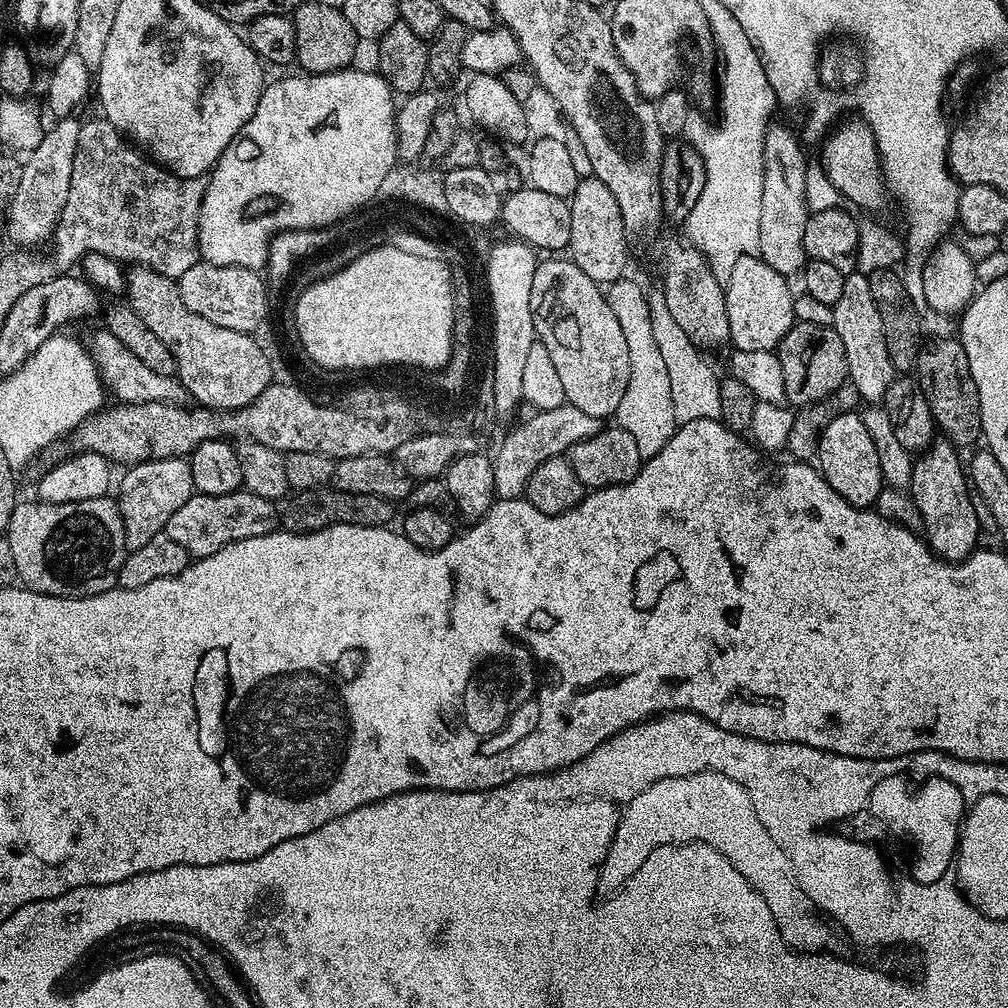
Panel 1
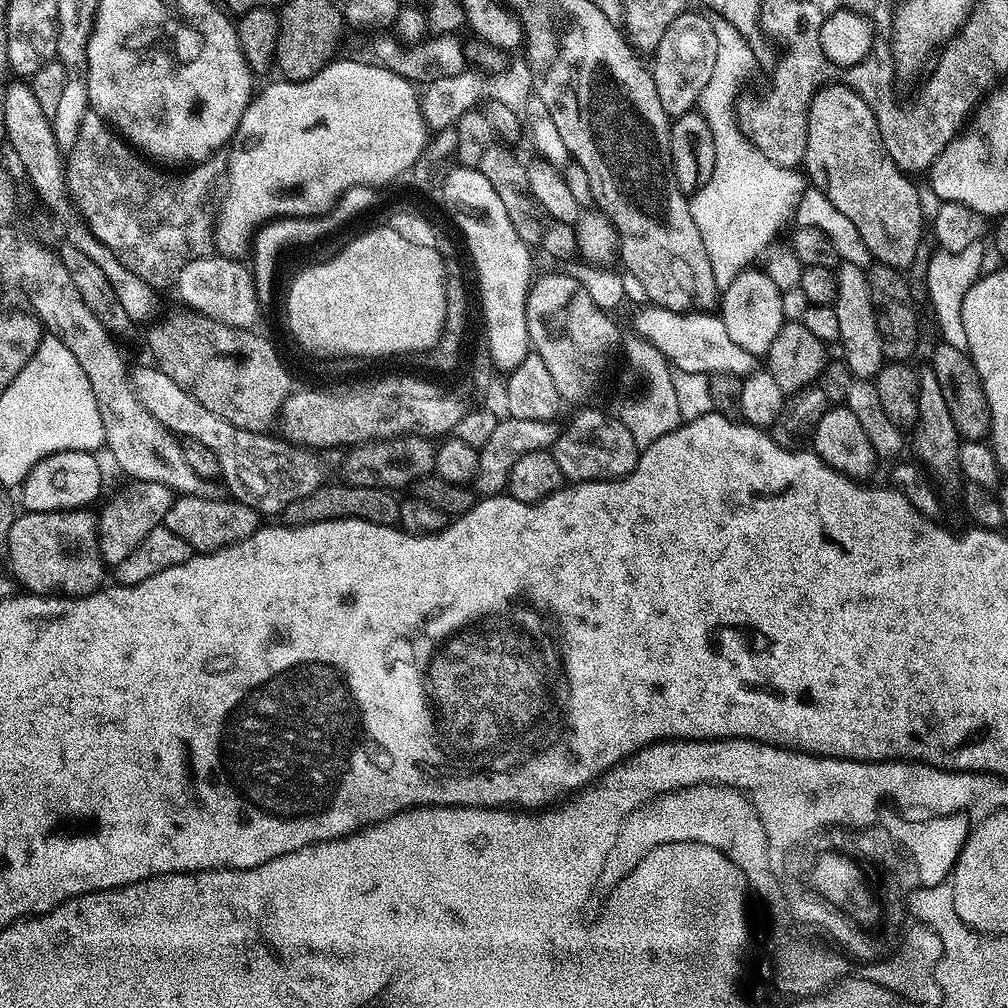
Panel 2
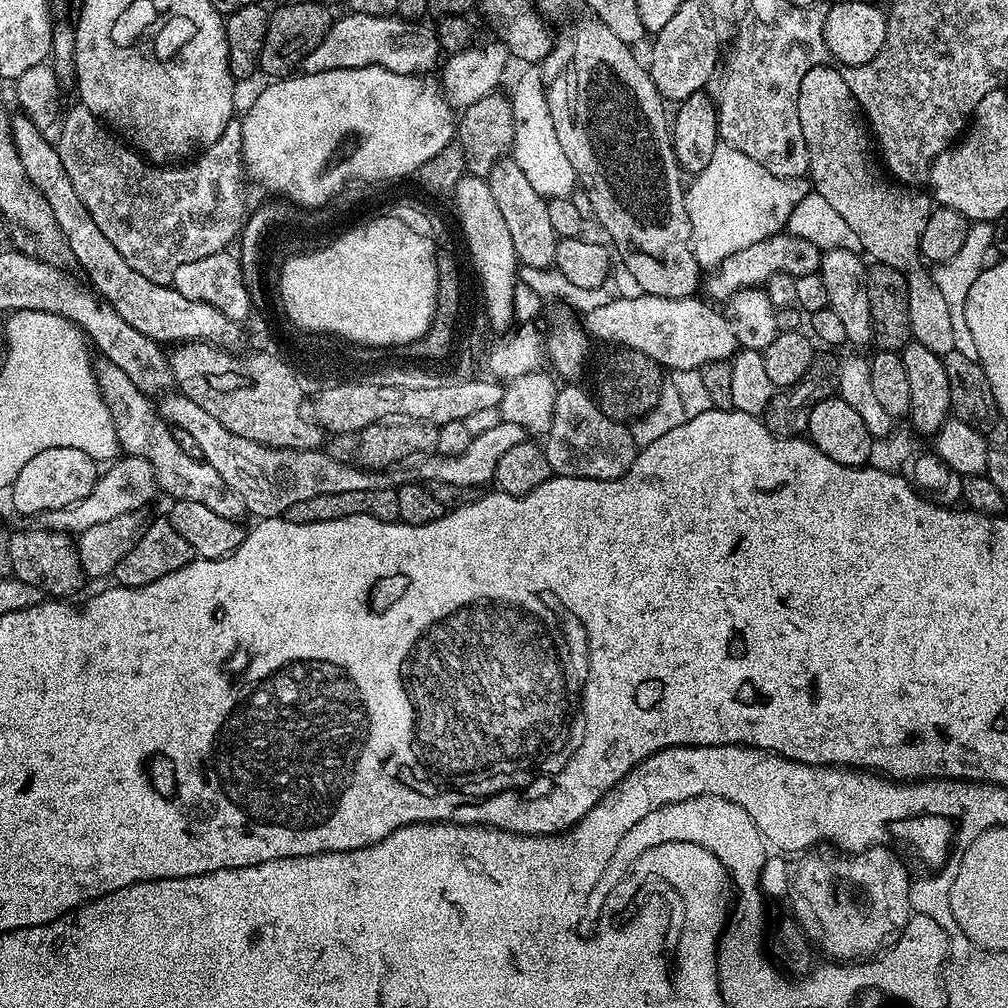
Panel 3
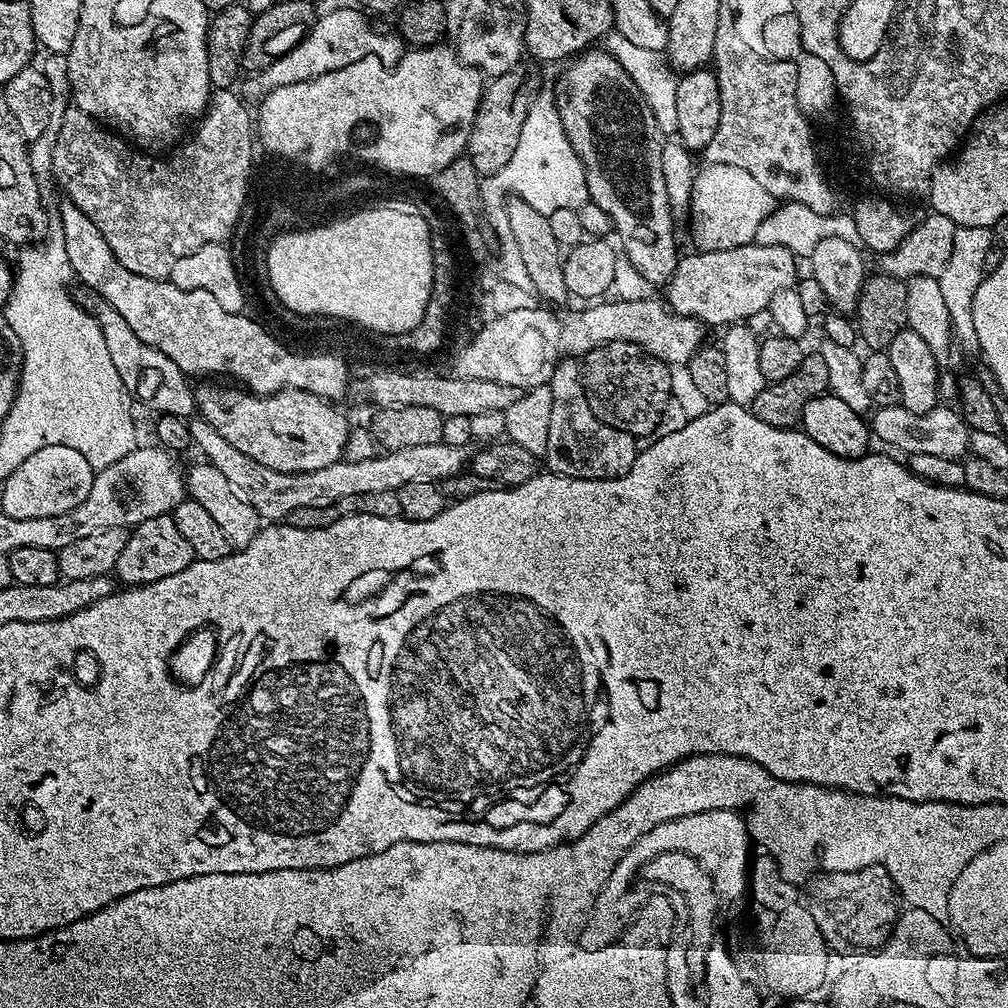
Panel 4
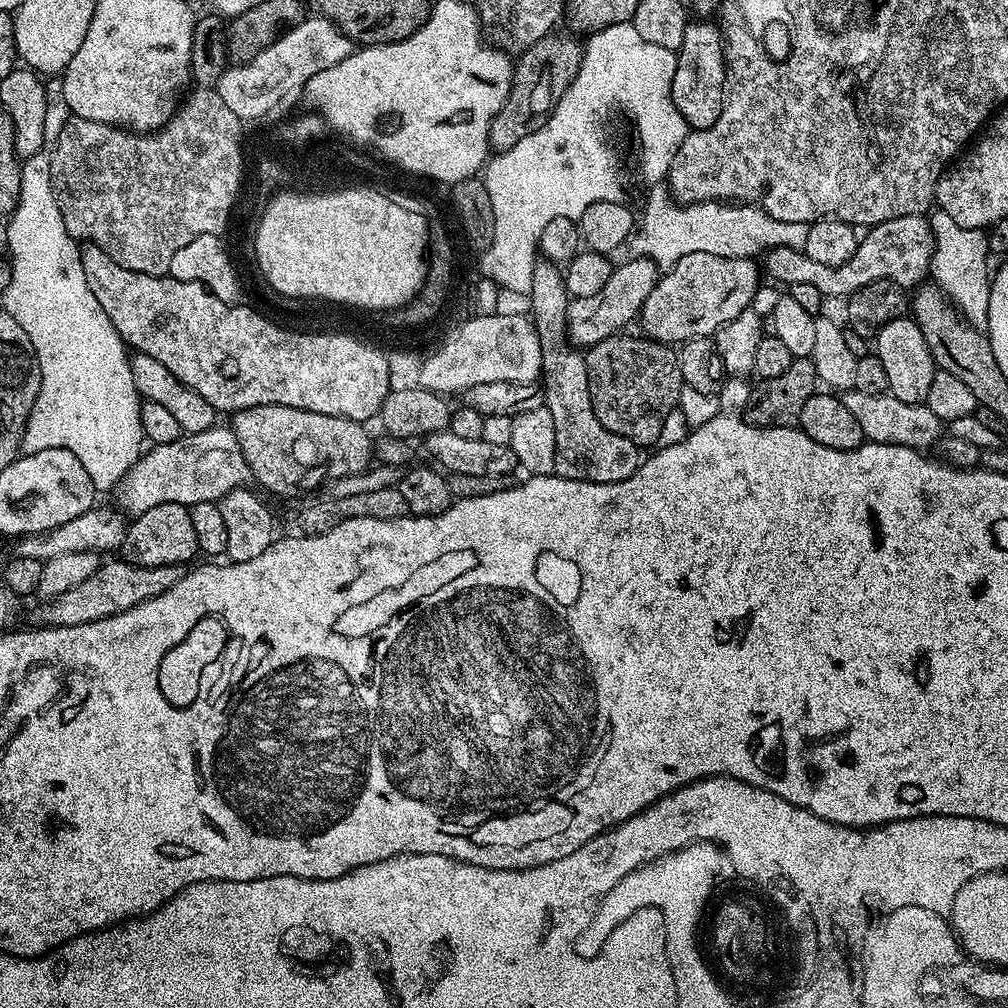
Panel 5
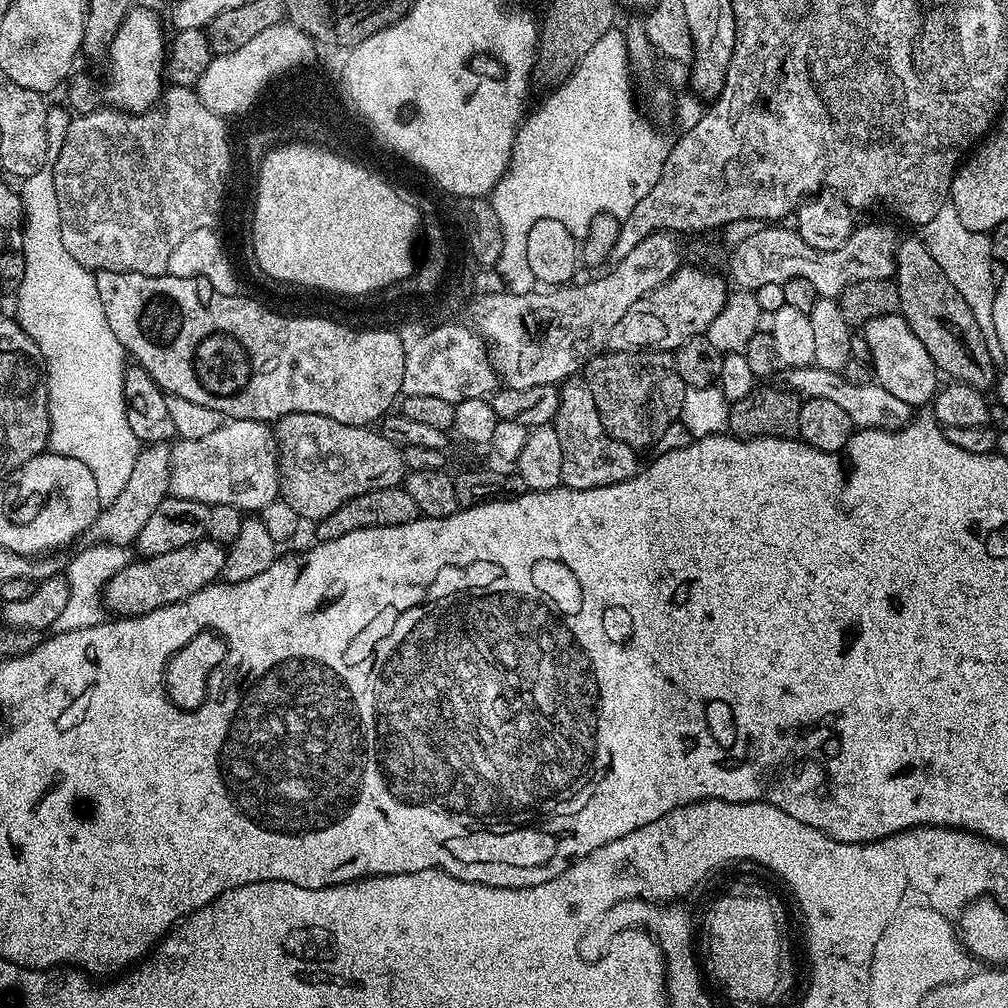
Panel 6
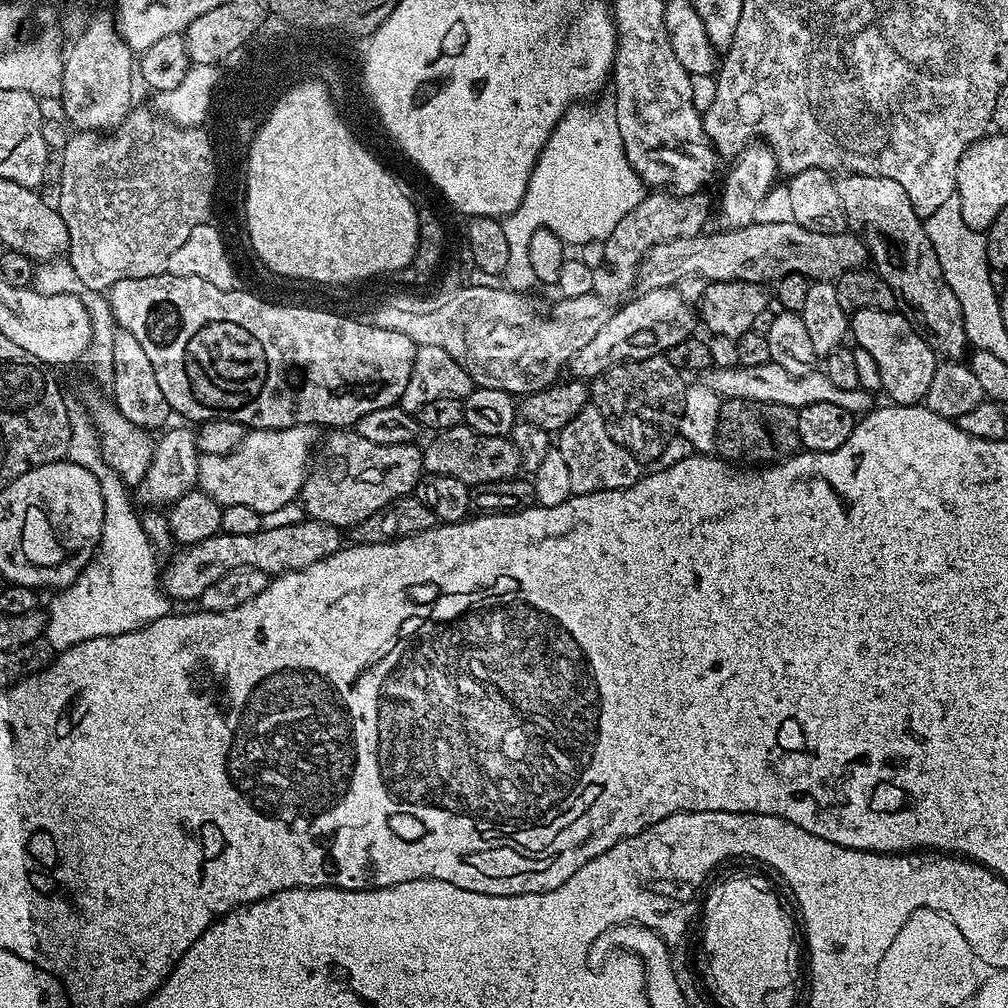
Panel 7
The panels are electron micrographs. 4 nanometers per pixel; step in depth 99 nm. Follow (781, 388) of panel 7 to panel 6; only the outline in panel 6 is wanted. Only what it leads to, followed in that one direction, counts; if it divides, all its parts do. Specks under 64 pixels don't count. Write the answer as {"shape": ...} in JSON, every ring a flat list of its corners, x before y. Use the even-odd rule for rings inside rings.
{"shape":[[815,364,789,368,783,373,783,383,800,398,826,398,836,403,845,414,850,414,850,422,857,429,881,428,882,430,898,430,904,428,913,419,913,405,900,401,895,394,890,394,878,383,858,386,854,382,845,380,843,372,822,370]]}

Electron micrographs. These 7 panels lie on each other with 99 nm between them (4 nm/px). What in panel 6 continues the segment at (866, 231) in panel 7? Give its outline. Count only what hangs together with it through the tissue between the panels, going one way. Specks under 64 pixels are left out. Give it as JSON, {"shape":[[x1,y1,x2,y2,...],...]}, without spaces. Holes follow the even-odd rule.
{"shape":[[901,239,896,245,896,274,894,283,898,290,899,315,914,330,918,342,926,346,930,358,945,377,961,380,966,386,988,390,996,383,998,365,986,350,986,338,974,322,974,313,958,289,950,283,950,278,942,274,942,266,934,262,930,250,926,250,923,239]]}

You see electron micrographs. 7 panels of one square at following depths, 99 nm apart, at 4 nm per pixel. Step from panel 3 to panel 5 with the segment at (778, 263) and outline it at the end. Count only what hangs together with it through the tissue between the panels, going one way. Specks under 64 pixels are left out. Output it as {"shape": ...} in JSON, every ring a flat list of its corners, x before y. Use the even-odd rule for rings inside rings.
{"shape":[[689,254,657,279,656,285,652,287,640,308,638,324,644,327,643,335,649,340,657,340,669,346,690,340,694,336,712,336,722,326,726,326,726,322,738,318,738,314,751,309,752,299,761,284,762,272,755,259,726,258,715,254]]}

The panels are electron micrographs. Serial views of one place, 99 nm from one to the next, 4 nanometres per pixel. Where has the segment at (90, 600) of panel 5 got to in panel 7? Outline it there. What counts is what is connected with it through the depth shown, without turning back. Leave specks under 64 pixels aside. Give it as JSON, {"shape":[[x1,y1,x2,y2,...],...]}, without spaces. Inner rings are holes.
{"shape":[[311,518,294,522,294,526,278,526,278,530,261,528,254,534,226,534,220,532,197,544,179,549,180,553,162,568,162,587,168,599,199,601,201,594,214,586,222,574,239,568,257,568,269,574,301,572,306,566,314,566,327,556,333,556,342,547,341,529,323,524]]}

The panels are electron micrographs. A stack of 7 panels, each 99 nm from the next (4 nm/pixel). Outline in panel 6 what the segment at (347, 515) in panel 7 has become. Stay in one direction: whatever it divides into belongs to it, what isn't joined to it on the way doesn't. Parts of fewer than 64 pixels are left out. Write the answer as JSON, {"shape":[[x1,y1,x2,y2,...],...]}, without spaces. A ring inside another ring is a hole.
{"shape":[[286,414,275,421,274,435,280,461,280,496,294,509,294,514,300,516,301,521,321,520,326,518,326,514,334,514,338,506,350,502,350,498,370,494,370,490,398,488,404,483,406,469,402,449,371,427,359,428,334,422,334,418,326,418,322,414]]}

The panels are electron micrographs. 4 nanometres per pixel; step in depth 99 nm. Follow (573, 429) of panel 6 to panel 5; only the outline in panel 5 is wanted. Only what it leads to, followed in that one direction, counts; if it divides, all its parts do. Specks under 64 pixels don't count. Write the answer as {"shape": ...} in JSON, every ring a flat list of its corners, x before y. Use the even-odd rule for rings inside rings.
{"shape":[[537,259,530,295,532,297,530,319,540,336,543,352,544,407,548,408,550,415,554,417,555,475,567,480,581,480,595,484,617,484,630,478,630,474,634,474,640,468,641,449,629,438,622,438,621,434,606,430,594,416,590,389,587,386,585,353,566,343,570,297,565,277,561,269,551,260]]}

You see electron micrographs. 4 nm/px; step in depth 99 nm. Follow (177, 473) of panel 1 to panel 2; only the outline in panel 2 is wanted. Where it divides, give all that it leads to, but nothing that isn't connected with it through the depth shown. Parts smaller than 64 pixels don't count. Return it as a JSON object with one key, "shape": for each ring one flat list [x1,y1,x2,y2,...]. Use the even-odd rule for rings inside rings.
{"shape":[[132,480,128,485,98,512,98,527,100,530,100,553,105,565,114,566,126,558,126,554,134,551,134,546,150,534,150,530,161,527,166,518,166,510,170,510,174,499,172,489,162,482]]}

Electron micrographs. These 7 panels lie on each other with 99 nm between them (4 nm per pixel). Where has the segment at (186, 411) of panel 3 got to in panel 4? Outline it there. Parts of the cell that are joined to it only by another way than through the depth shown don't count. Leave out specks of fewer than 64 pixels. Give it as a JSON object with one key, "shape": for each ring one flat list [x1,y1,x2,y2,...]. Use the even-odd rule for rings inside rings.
{"shape":[[202,418,188,420,188,429,192,435,192,443,205,461,222,470,222,475,233,486,242,490,242,495,258,510,261,521,280,522,290,514,290,510,302,510,302,506,330,506,342,498,350,498,350,494,371,494,377,490,396,492,406,482,434,482,458,476,469,467,474,455,471,443,462,446,450,446,443,442,434,446,406,446,406,450,381,451,379,456,366,458,366,462,350,462,341,458,330,466,322,466,322,470,309,472,279,472,270,470,270,466,262,466,262,462,254,462,254,458,246,458,242,450,230,446,214,426,210,426]]}

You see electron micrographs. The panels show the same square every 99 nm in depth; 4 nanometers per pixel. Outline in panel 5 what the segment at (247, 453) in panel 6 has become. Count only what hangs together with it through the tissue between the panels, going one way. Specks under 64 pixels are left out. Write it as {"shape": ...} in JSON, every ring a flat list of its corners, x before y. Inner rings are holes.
{"shape":[[217,426,210,430,182,434,174,442,151,445,136,461,136,465,116,483,114,504,119,511,135,518,154,506,162,506,162,502,178,502,189,506,198,502,219,502,226,494,230,494,230,490,245,487,252,479,252,471,242,454,242,446,238,446,238,438,231,427]]}

